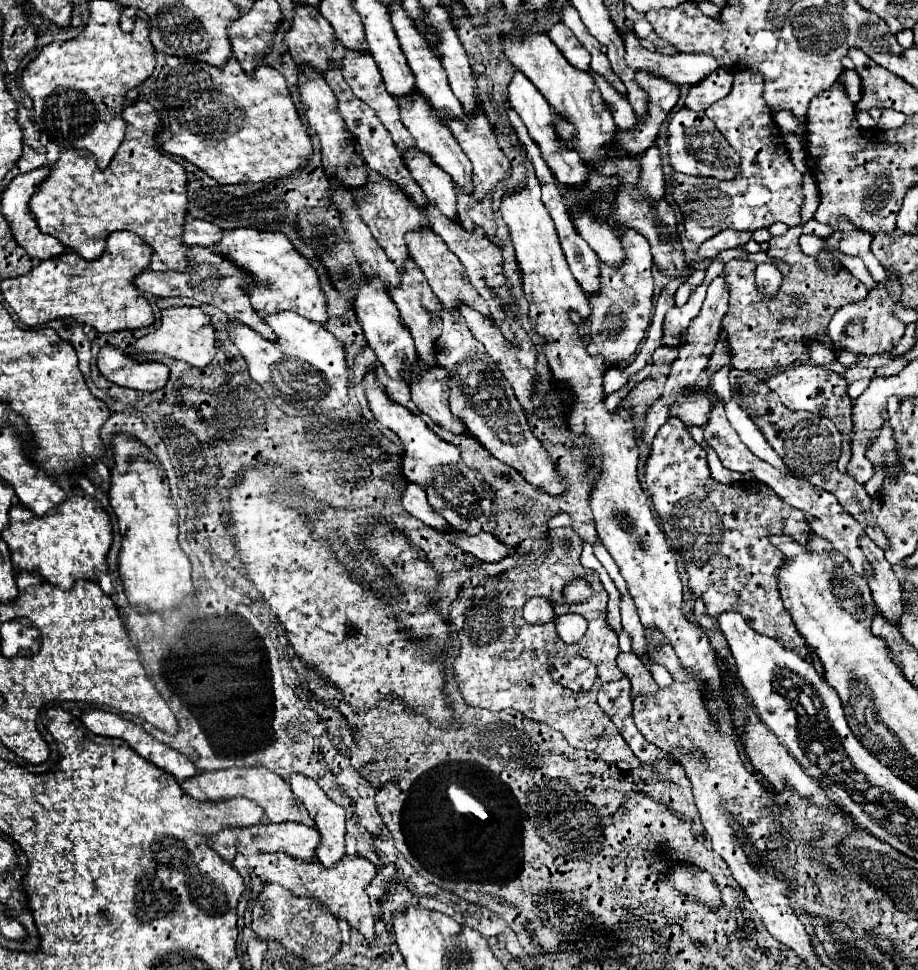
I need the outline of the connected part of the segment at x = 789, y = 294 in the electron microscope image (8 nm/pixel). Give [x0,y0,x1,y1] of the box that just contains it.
[724,225,866,373]

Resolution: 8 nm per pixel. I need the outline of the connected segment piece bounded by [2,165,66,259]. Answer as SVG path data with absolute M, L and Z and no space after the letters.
M48 165L38 167L38 169L30 171L30 173L18 175L18 177L6 187L6 191L2 193L2 213L4 213L4 217L6 217L8 225L10 225L10 231L12 231L14 239L18 241L18 245L20 245L32 259L54 259L56 255L62 255L62 253L66 251L66 247L64 247L58 239L54 239L54 237L42 233L42 231L36 227L36 219L34 219L34 215L32 215L32 211L30 211L30 207L28 207L28 199L32 199L32 191L36 191L36 187L40 187L40 179L46 179L46 177L48 177Z

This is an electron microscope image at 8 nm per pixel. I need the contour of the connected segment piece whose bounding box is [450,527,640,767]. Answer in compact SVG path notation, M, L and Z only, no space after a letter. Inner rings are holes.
M570 527L552 529L550 553L544 553L534 565L520 563L516 571L510 571L502 577L472 577L472 585L462 589L460 597L450 605L450 623L456 627L458 639L462 643L460 655L454 661L454 673L460 693L468 705L484 707L490 711L516 709L528 719L542 721L560 731L572 747L594 751L606 763L626 761L636 767L640 761L636 759L616 725L596 703L600 685L606 681L618 681L624 677L624 673L616 665L616 657L620 653L618 635L606 623L608 593L604 591L597 573L580 565L580 553L582 539ZM564 541L570 541L570 547L566 547ZM578 578L588 581L594 593L588 601L578 605L578 615L588 621L588 631L578 643L564 643L554 623L532 625L524 621L522 609L530 601L530 597L550 599L554 603L556 615L574 613L574 607L562 601L562 587ZM574 655L590 659L598 669L598 679L588 693L572 693L550 677L550 657Z

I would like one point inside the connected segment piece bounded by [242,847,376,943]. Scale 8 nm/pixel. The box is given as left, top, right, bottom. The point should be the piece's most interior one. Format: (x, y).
(342, 889)

